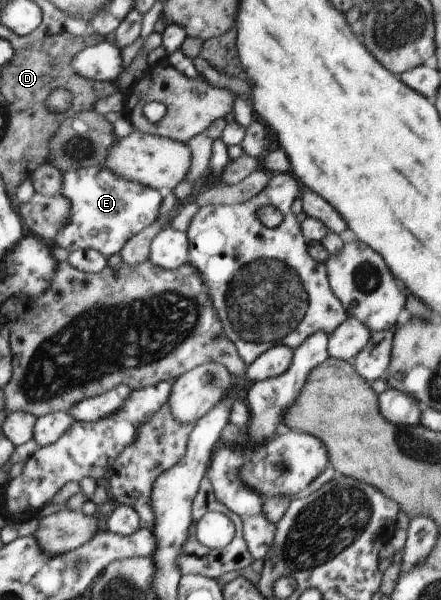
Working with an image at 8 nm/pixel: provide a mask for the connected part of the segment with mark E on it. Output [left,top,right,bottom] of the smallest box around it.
[54,166,162,258]

